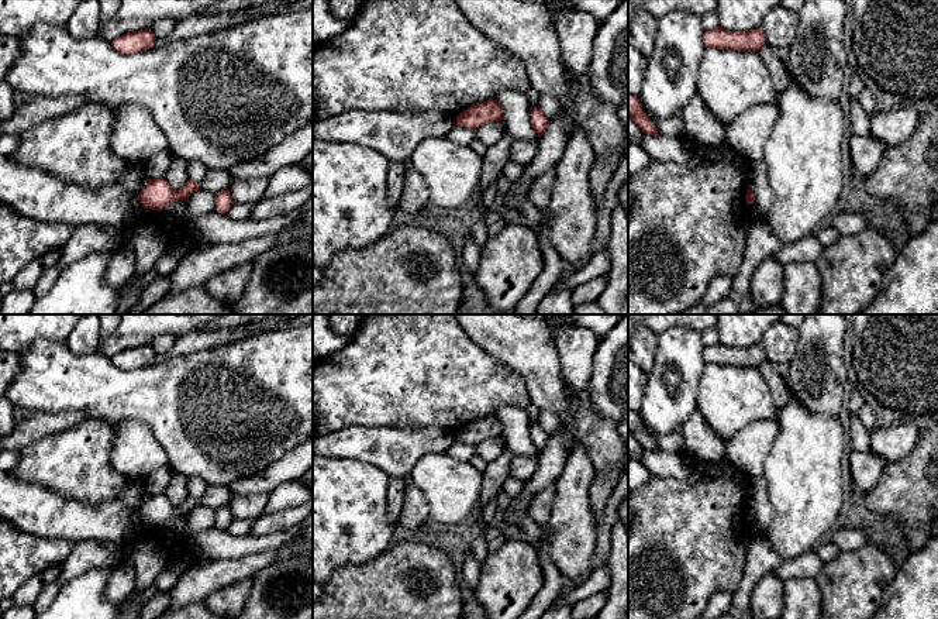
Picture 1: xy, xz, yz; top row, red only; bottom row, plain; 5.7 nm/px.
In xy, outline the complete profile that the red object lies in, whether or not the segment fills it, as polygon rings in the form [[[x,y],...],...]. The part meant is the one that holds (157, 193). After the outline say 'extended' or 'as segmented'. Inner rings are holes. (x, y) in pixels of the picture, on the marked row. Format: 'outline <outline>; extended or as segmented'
outline [[[165,178],[149,179],[138,197],[144,209],[161,212],[175,200],[187,200],[199,189],[199,183],[187,180],[180,190],[173,190]]]; as segmented

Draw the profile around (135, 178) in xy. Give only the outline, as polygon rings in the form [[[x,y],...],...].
[[[132,162],[131,168],[120,178],[118,185],[134,195],[139,195],[144,186],[149,182],[144,164]]]

